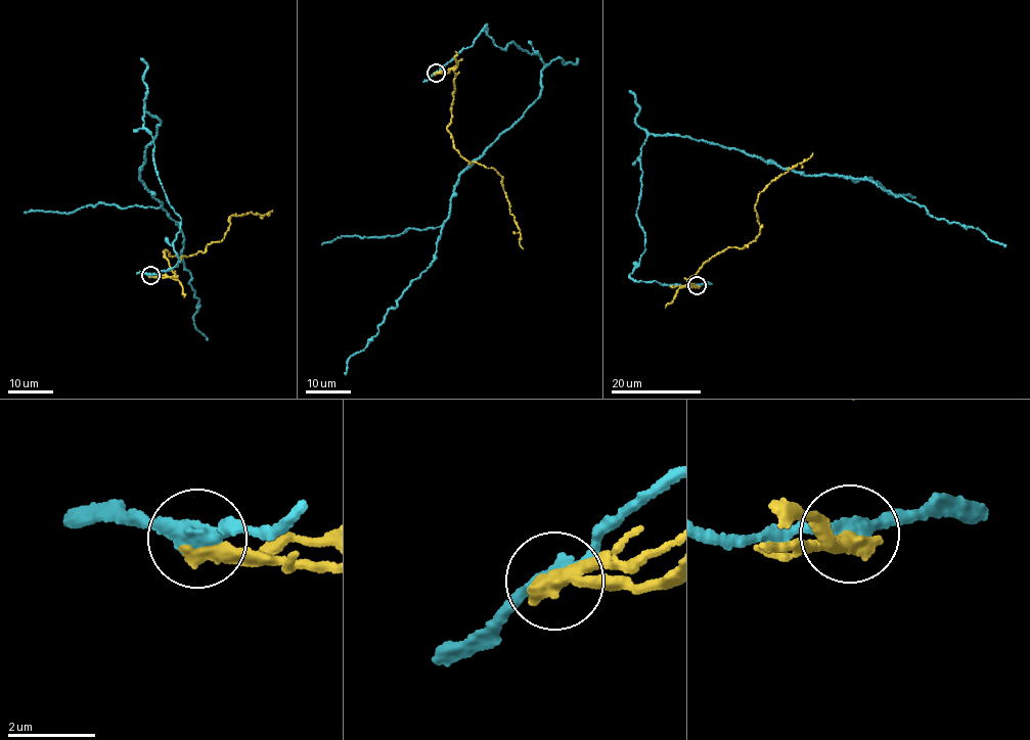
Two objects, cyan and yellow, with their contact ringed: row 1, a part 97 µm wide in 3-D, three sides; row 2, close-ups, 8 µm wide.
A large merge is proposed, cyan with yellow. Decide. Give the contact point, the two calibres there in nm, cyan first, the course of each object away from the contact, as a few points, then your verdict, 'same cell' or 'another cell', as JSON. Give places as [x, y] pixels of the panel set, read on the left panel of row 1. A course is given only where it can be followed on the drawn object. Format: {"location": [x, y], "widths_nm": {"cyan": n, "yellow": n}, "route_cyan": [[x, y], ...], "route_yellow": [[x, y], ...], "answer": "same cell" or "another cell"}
{"location": [150, 275], "widths_nm": {"cyan": 380, "yellow": 480}, "route_cyan": [[149, 275], [176, 267], [181, 218], [143, 108], [161, 120], [140, 180], [179, 224], [194, 325], [208, 339]], "route_yellow": [[149, 275], [175, 277], [165, 250], [180, 257], [204, 251], [224, 238], [231, 216], [268, 216], [272, 210]], "answer": "another cell"}

